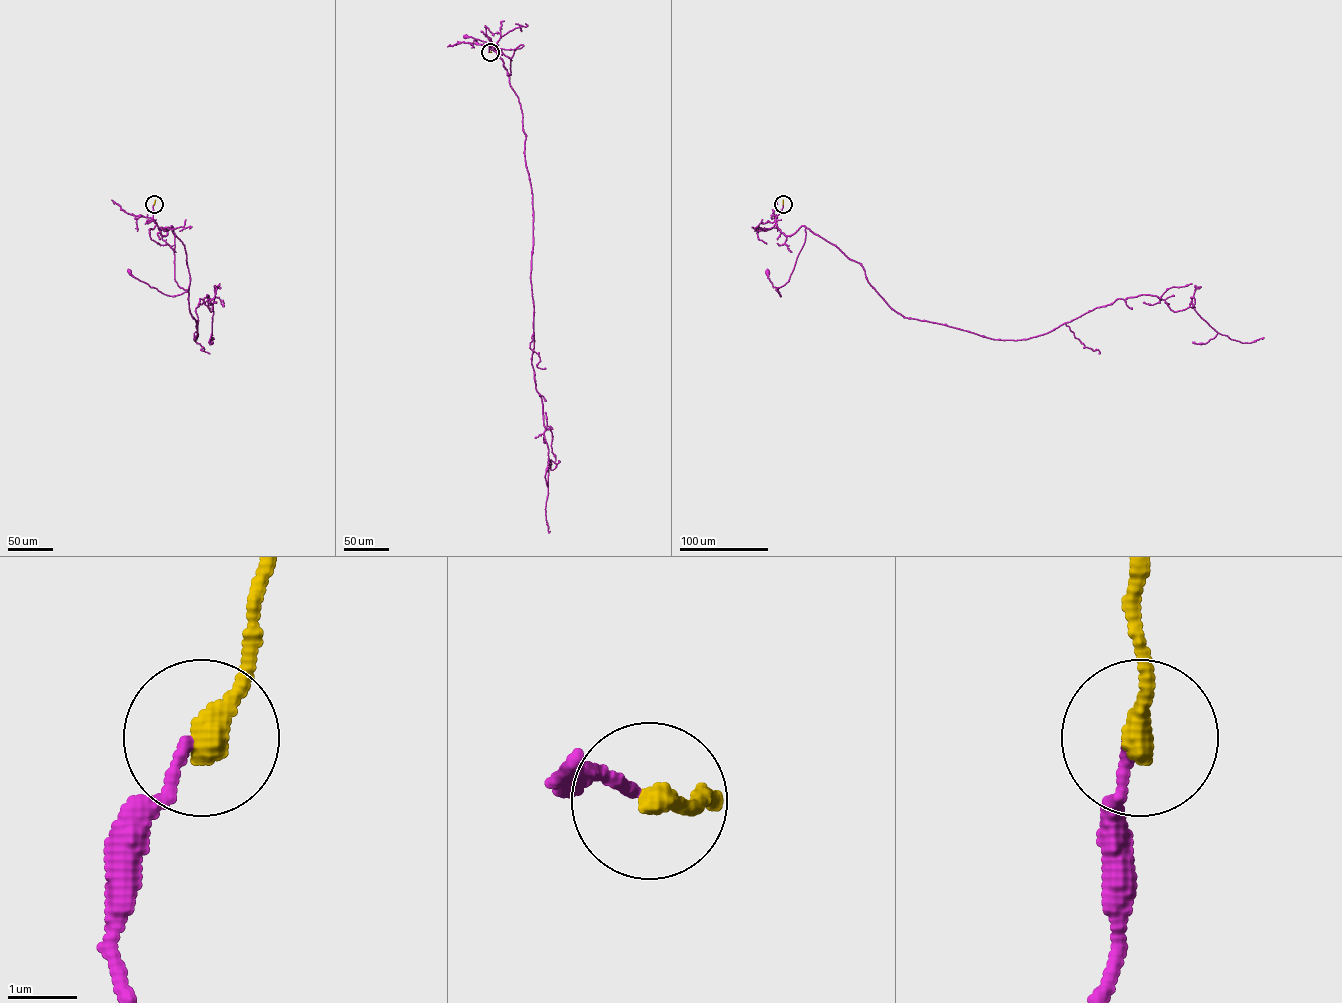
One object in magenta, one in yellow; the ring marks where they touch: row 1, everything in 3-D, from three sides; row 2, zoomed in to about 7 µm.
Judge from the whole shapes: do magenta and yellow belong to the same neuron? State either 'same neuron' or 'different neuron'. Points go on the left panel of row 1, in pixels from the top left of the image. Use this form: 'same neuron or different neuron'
same neuron

